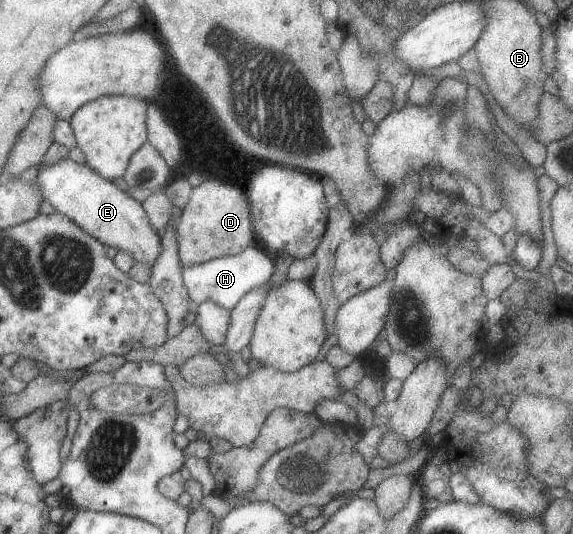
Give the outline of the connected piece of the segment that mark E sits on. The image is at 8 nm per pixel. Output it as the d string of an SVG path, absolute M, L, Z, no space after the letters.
M73 158L56 163L45 162L37 177L45 200L59 213L70 216L87 232L102 240L107 246L130 252L137 263L155 266L164 251L164 236L152 223L146 206L131 194L121 190L115 182L89 164L80 164Z

